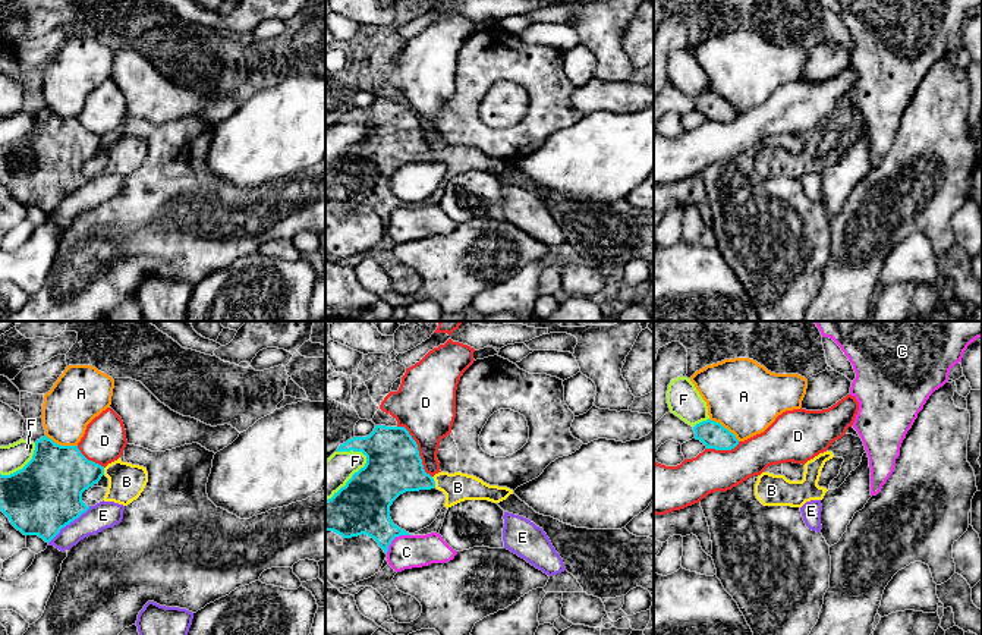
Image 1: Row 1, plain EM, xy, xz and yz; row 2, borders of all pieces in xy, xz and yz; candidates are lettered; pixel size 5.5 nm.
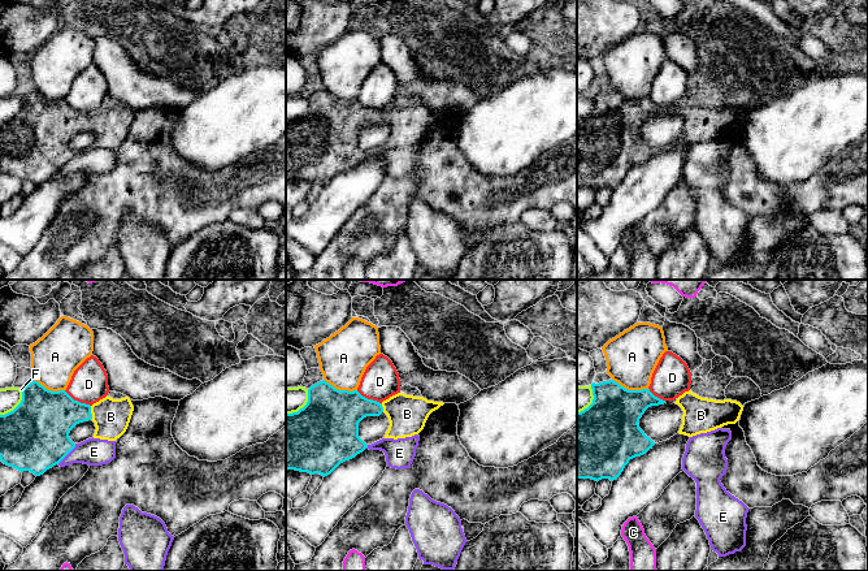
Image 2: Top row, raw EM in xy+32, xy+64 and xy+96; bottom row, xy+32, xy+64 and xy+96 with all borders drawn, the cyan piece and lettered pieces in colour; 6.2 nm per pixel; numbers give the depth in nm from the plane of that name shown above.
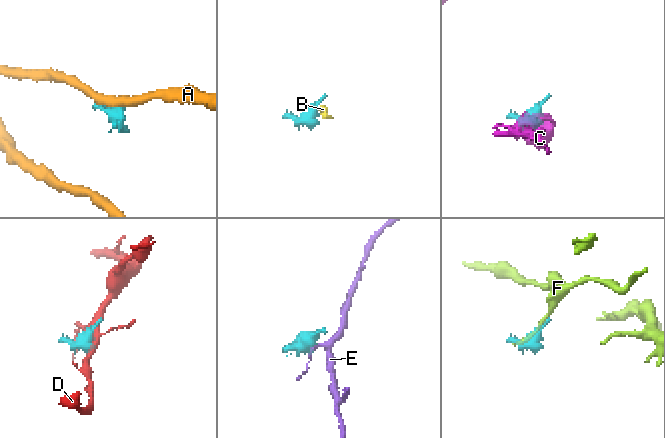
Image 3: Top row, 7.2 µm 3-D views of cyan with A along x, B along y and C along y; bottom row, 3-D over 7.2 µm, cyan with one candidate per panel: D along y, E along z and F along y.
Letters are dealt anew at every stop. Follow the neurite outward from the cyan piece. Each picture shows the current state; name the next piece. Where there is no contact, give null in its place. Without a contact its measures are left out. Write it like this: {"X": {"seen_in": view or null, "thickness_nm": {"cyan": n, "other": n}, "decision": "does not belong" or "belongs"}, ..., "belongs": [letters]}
{"A": {"seen_in": "xy", "thickness_nm": {"cyan": 380, "other": 280}, "decision": "does not belong"}, "B": {"seen_in": "xz", "thickness_nm": {"cyan": 300, "other": 160}, "decision": "belongs"}, "C": {"seen_in": "xz", "thickness_nm": {"cyan": 300, "other": 190}, "decision": "does not belong"}, "D": {"seen_in": "xz", "thickness_nm": {"cyan": 300, "other": 340}, "decision": "does not belong"}, "E": {"seen_in": "xy", "thickness_nm": {"cyan": 400, "other": 150}, "decision": "does not belong"}, "F": {"seen_in": "xz", "thickness_nm": {"cyan": 300, "other": 190}, "decision": "does not belong"}, "belongs": ["B"]}

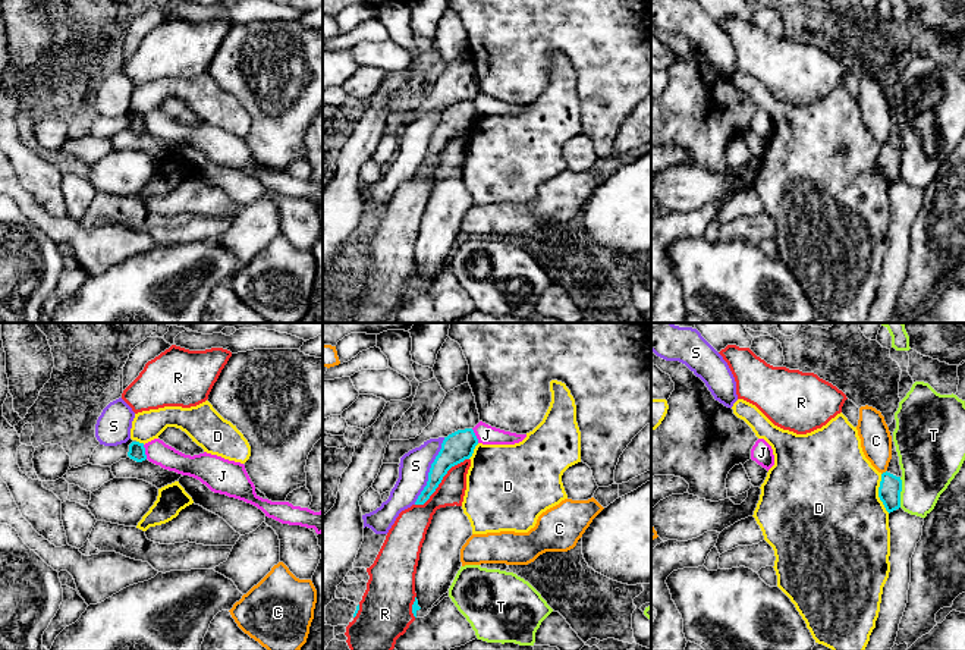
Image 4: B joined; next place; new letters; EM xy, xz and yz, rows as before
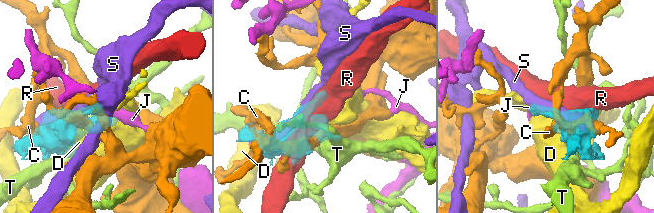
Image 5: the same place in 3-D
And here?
{"C": {"seen_in": "yz", "thickness_nm": {"cyan": 130, "other": 170}, "decision": "does not belong"}, "D": {"seen_in": "yz", "thickness_nm": {"cyan": 130, "other": 500}, "decision": "does not belong"}, "J": {"seen_in": "xy", "thickness_nm": {"cyan": 90, "other": 130}, "decision": "does not belong"}, "R": {"seen_in": "xz", "thickness_nm": {"cyan": 160, "other": 160}, "decision": "does not belong"}, "S": {"seen_in": "xz", "thickness_nm": {"cyan": 160, "other": 160}, "decision": "does not belong"}, "T": {"seen_in": "yz", "thickness_nm": {"cyan": 130, "other": 360}, "decision": "does not belong"}, "belongs": []}

